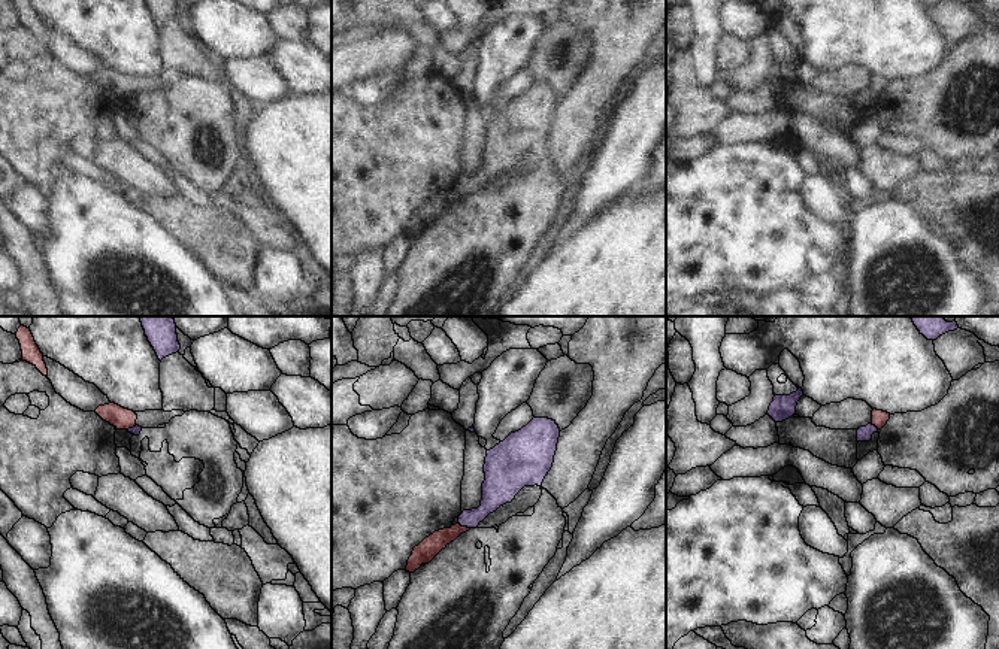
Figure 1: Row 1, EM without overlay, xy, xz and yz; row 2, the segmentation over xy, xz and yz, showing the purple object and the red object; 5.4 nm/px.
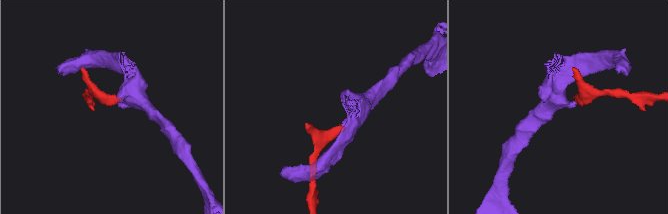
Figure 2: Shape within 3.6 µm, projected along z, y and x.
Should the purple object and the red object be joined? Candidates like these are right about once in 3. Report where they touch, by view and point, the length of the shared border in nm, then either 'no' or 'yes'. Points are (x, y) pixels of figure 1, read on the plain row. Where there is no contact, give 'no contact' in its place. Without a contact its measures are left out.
contact xz (465, 191); length 70 nm; no

